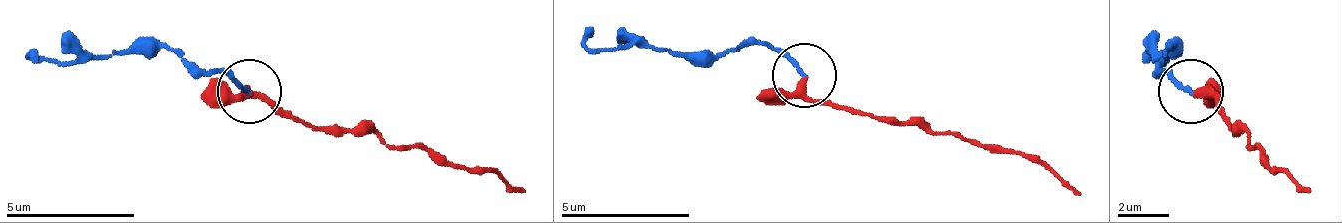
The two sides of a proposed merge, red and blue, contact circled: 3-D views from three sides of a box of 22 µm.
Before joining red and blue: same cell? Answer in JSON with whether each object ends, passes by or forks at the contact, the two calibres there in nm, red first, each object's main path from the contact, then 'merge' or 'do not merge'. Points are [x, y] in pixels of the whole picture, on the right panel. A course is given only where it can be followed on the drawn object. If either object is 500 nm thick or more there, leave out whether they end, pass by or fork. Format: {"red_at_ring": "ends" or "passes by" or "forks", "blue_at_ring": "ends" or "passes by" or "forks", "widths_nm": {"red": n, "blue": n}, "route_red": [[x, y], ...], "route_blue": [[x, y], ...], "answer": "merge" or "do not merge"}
{"red_at_ring": "passes by", "blue_at_ring": "ends", "widths_nm": {"red": 280, "blue": 170}, "route_red": [[1189, 90], [1215, 96], [1247, 147], [1311, 192]], "route_blue": [[1189, 90], [1157, 70], [1170, 45], [1163, 64], [1144, 51]], "answer": "merge"}

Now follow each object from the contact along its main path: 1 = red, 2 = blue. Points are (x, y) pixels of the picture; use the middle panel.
1: (803, 74), (809, 99), (873, 119), (918, 119), (944, 131), (1041, 157), (1079, 196)
2: (803, 74), (764, 41), (745, 41), (719, 54), (590, 48), (590, 29)

